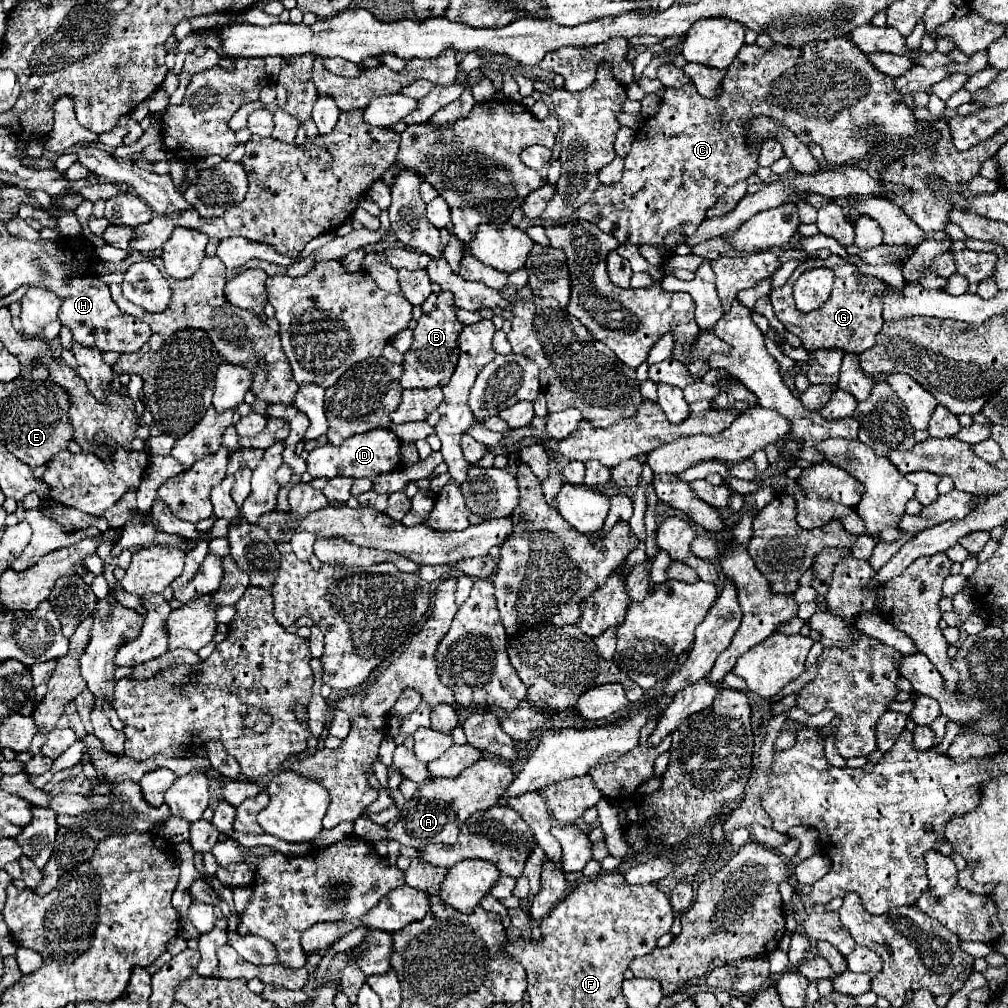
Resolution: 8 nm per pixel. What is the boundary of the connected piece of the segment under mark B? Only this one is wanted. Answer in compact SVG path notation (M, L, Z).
M445 291L431 293L421 307L423 307L423 315L417 321L417 327L413 329L413 345L403 359L403 369L405 369L401 377L403 389L443 387L449 383L457 365L457 333L461 331L463 325L455 319L453 313L455 303L451 293Z

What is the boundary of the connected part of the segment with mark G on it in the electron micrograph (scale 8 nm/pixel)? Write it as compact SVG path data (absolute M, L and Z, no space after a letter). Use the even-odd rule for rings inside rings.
M829 255L827 259L807 259L807 261L799 263L799 267L803 267L803 269L795 269L783 287L775 287L769 293L773 311L775 311L777 319L787 327L787 331L797 335L801 339L803 347L809 351L817 351L821 347L841 347L851 353L863 353L863 351L871 349L875 345L875 335L883 327L881 309L883 309L883 297L889 293L887 283L883 279L859 273L857 269L853 269L853 265L849 265L839 255ZM815 267L833 269L835 285L833 285L829 301L825 301L821 305L821 309L815 309L813 313L801 313L801 311L797 311L795 301L791 297L791 287L793 287L793 281L803 271Z

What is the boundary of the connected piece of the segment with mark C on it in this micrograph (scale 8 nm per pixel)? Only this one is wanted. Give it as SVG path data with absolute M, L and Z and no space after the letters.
M849 35L827 41L811 41L801 47L775 43L769 49L763 49L759 45L743 45L733 59L733 65L729 65L717 97L701 97L693 83L679 89L669 87L665 91L659 111L645 119L635 133L631 151L625 157L621 181L615 185L601 185L597 193L579 207L577 215L583 221L595 223L601 231L613 233L621 245L647 243L673 253L685 237L691 237L697 231L707 209L717 203L725 189L745 181L757 171L761 145L769 137L753 131L753 119L769 117L793 131L801 143L817 143L823 149L825 159L833 165L857 165L875 147L899 145L905 139L919 135L915 111L905 105L903 97L905 95L901 95L895 87L895 79L877 73L867 55L853 45Z

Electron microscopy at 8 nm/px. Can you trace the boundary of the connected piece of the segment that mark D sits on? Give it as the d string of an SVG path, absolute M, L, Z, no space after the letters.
M373 429L361 435L345 439L341 445L323 445L309 451L307 471L311 477L377 477L377 474L388 473L401 467L399 459L399 437L391 429Z

